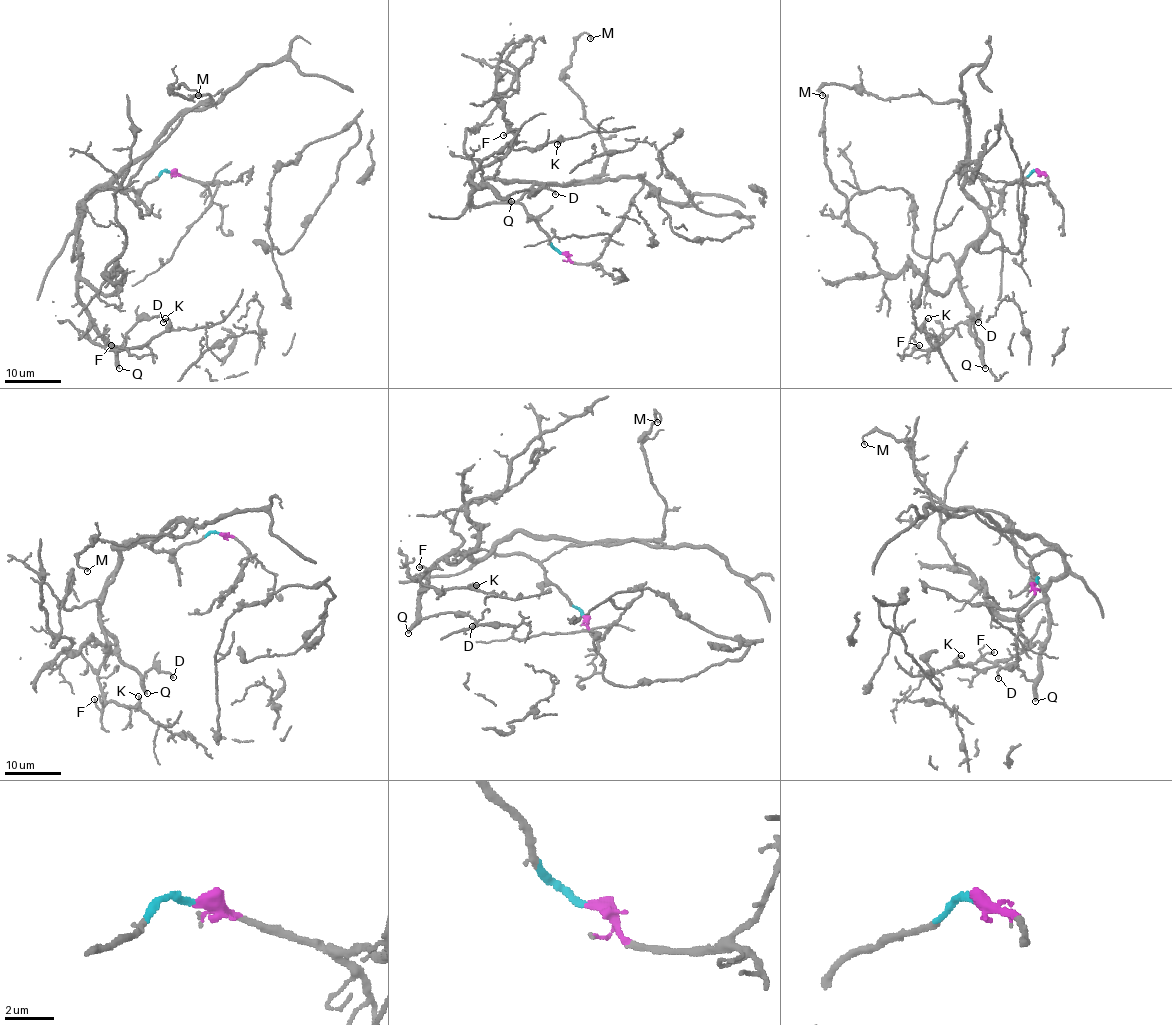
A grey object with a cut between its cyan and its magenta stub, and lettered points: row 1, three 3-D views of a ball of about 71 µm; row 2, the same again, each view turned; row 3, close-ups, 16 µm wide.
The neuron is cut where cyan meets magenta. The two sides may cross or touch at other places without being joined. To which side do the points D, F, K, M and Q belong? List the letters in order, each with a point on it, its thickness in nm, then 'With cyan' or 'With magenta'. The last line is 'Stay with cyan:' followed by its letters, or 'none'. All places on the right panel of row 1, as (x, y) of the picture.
D: Place: (978, 322). Thickness 160 nm. With cyan
F: Place: (919, 345). Thickness 150 nm. With cyan
K: Place: (928, 318). Thickness 170 nm. With cyan
M: Place: (822, 95). Thickness 140 nm. With cyan
Q: Place: (985, 368). Thickness 400 nm. With cyan
Stay with cyan: D, F, K, M, Q

